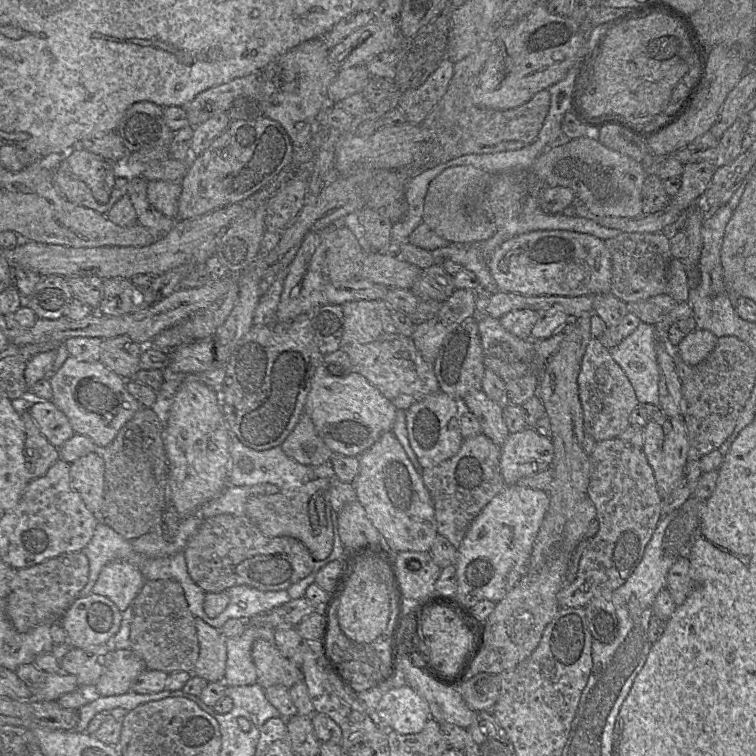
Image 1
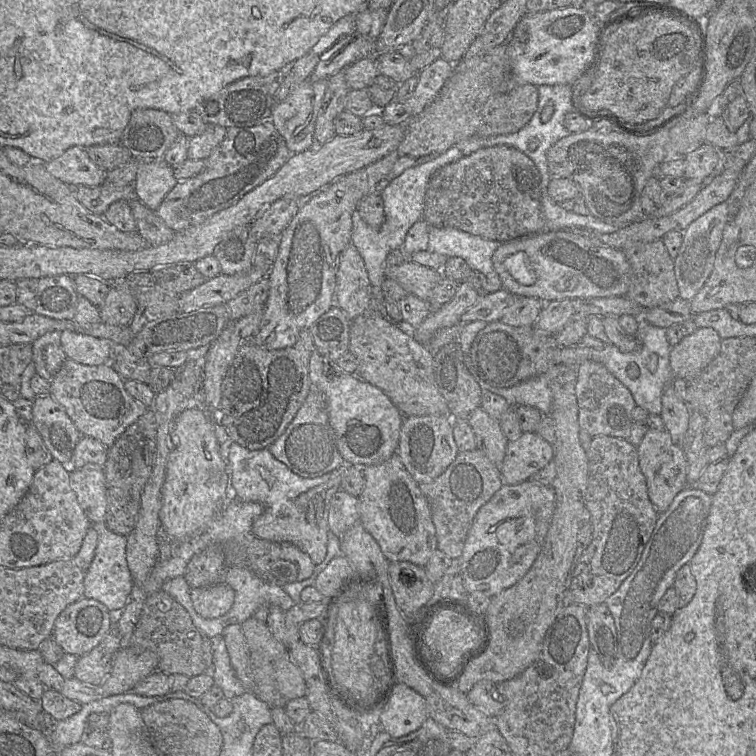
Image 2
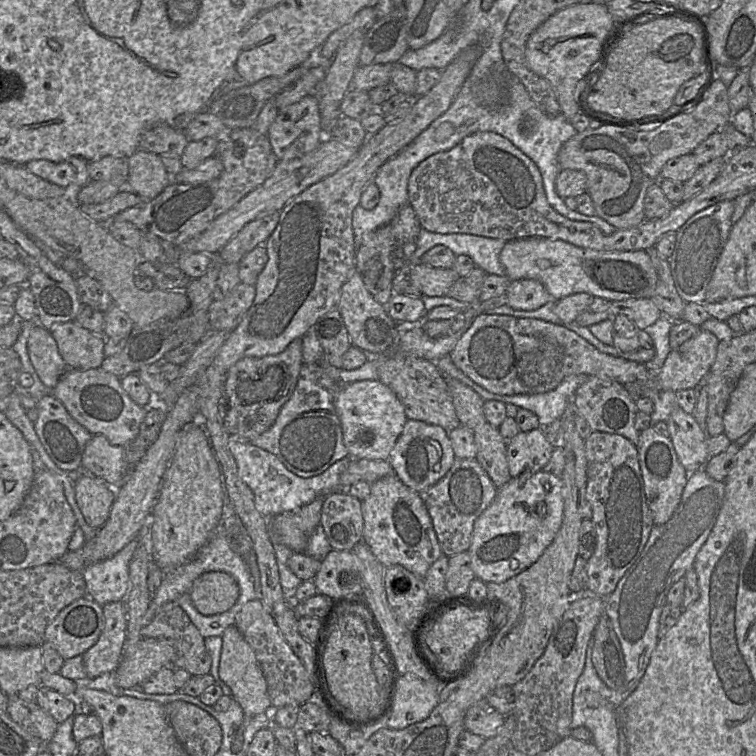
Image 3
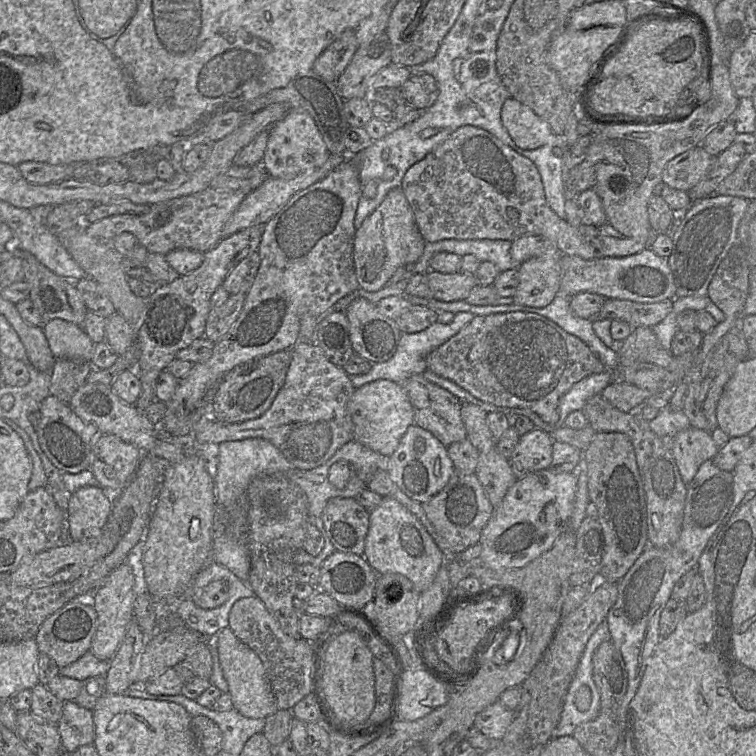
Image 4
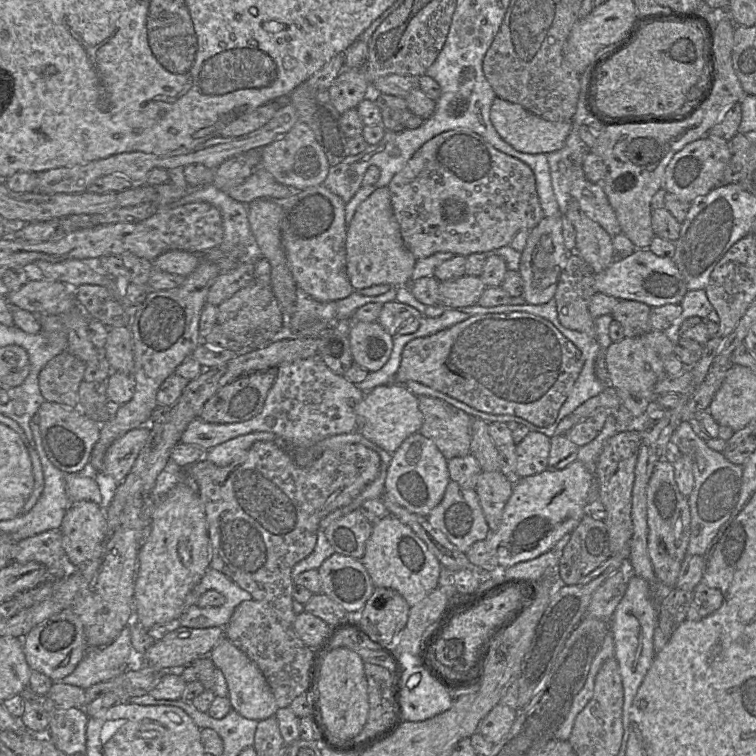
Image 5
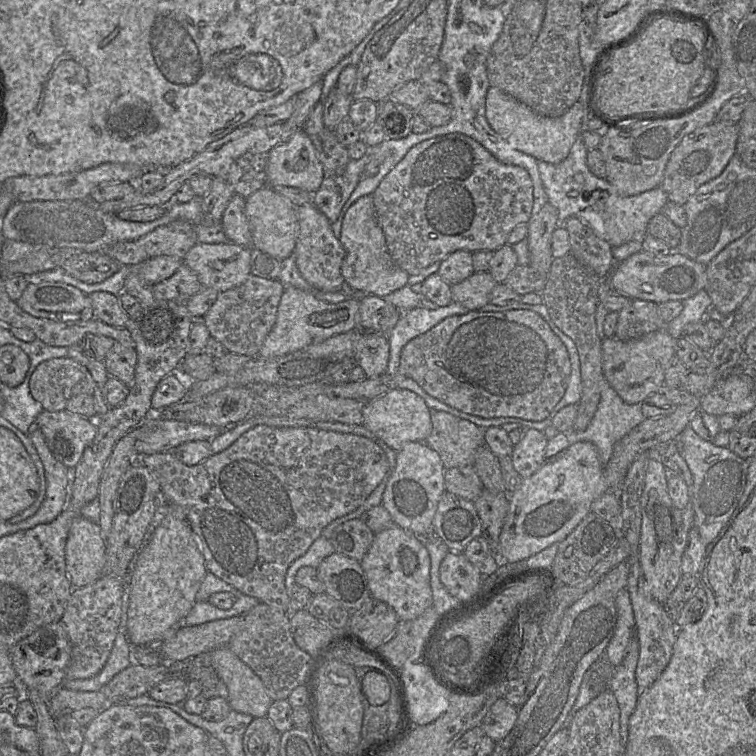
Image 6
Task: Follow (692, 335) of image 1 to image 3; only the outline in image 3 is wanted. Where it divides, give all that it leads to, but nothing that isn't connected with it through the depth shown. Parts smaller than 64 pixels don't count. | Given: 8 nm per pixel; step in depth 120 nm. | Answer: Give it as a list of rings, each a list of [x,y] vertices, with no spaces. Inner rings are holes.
[[[701,330],[677,349],[671,350],[656,376],[649,376],[647,380],[641,383],[632,383],[631,385],[625,386],[634,397],[639,396],[639,390],[642,386],[646,388],[672,390],[673,392],[695,388],[702,378],[707,375],[713,365],[717,354],[718,344],[719,340],[713,333]]]

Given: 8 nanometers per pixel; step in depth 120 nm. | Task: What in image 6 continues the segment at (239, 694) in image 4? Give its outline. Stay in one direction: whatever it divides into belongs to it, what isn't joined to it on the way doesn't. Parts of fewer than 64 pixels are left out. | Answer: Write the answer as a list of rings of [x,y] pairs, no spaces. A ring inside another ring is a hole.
[[[228,646],[212,651],[212,667],[228,688],[228,703],[232,710],[266,717],[273,700],[258,675]]]

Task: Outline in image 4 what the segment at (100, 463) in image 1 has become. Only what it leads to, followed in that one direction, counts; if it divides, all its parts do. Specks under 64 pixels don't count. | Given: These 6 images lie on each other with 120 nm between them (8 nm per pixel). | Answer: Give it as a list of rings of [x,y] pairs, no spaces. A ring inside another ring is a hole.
[[[84,486],[72,493],[66,511],[70,542],[96,537],[112,510],[112,493],[100,486]]]

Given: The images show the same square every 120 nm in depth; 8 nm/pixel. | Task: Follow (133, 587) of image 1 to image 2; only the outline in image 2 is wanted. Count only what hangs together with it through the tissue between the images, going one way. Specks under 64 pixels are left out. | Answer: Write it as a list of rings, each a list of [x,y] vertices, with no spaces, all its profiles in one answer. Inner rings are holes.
[[[91,523],[98,536],[94,558],[84,573],[84,595],[102,603],[109,611],[123,610],[133,588],[133,579],[126,560],[127,537],[109,530],[105,523]]]

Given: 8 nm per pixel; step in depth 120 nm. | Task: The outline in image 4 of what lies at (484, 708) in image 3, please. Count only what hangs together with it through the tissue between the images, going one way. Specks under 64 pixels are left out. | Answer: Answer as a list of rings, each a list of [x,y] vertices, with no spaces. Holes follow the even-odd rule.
[[[497,701],[476,716],[474,727],[488,738],[501,741],[512,722],[512,718],[513,711]]]

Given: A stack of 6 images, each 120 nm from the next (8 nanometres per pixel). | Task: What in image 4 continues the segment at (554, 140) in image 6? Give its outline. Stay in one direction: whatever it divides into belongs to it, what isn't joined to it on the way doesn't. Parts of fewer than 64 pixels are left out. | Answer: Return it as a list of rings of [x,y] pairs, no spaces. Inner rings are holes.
[[[513,98],[503,103],[501,121],[515,144],[523,150],[534,150],[547,144],[553,133],[547,122]]]

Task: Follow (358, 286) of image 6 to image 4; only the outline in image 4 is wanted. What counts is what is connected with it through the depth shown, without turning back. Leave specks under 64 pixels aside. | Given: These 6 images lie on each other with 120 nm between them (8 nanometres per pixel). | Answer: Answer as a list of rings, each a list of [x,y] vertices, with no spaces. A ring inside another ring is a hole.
[[[401,187],[390,190],[355,232],[353,264],[359,289],[377,292],[384,288],[399,267],[412,265],[420,259],[425,243]]]

